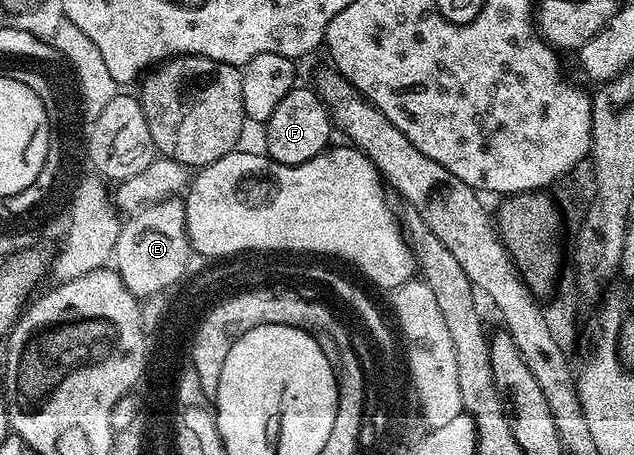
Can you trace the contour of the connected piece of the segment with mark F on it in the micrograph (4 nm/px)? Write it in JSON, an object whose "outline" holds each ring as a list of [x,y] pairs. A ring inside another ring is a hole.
{"outline":[[[302,84],[295,85],[294,89],[276,104],[276,112],[264,124],[266,130],[265,153],[274,162],[280,164],[304,164],[312,160],[312,156],[322,153],[331,145],[330,130],[332,121],[328,107],[321,100],[314,88],[305,90]]]}

